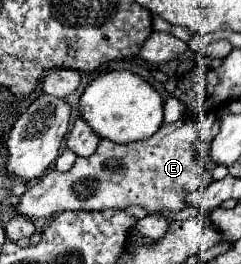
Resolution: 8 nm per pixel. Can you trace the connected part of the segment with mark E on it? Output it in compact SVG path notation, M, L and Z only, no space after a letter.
M186 115L176 123L164 123L150 139L134 143L112 143L100 139L98 149L90 157L78 157L66 173L50 169L36 185L32 185L16 205L16 213L24 217L48 217L62 211L104 211L126 209L138 205L148 213L180 213L188 207L186 197L196 189L210 185L212 173L204 167L196 143L200 139L198 119Z

